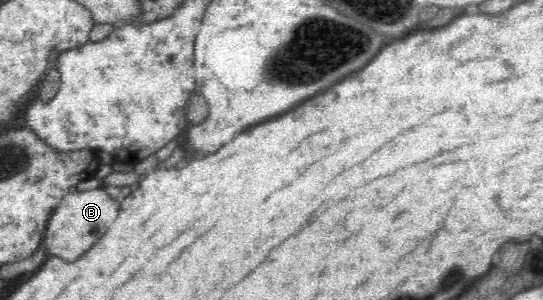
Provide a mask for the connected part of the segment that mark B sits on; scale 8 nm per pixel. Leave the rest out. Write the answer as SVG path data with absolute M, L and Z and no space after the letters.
M102 185L97 189L66 194L48 221L44 234L46 252L66 262L78 260L78 256L90 250L90 247L93 247L109 229L118 214L120 203L120 200L109 196Z

